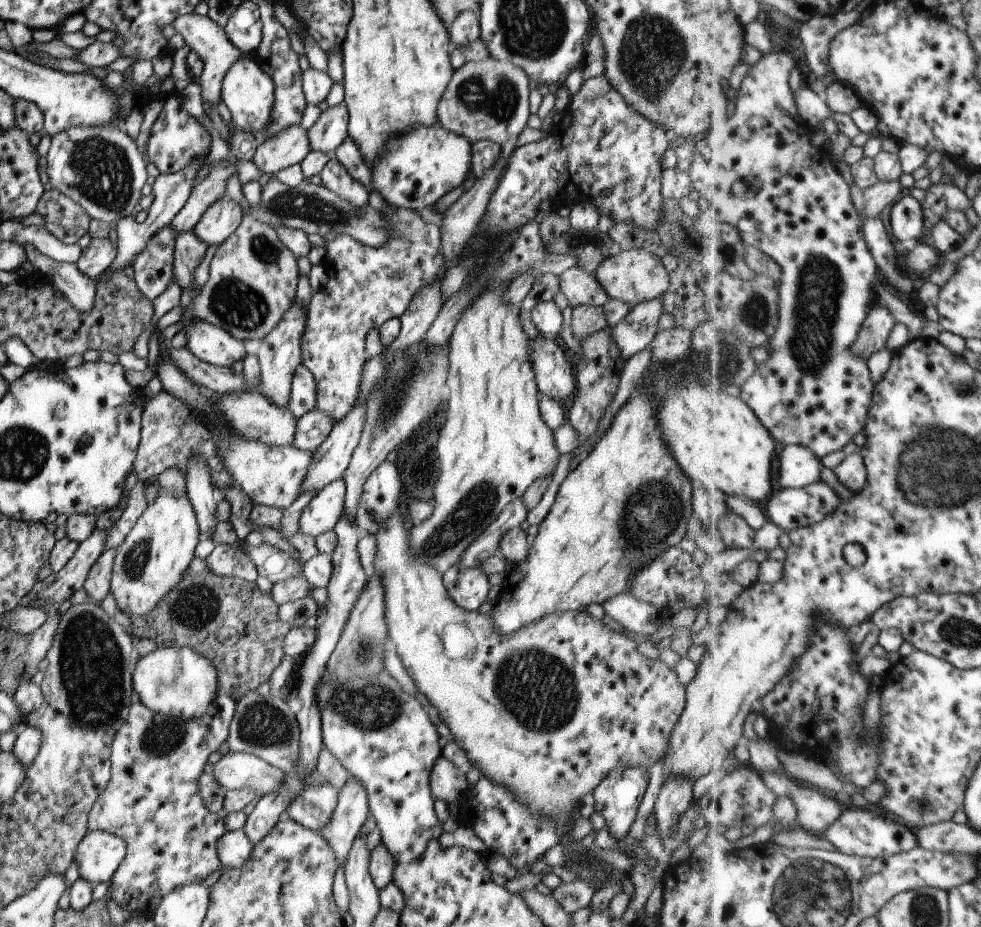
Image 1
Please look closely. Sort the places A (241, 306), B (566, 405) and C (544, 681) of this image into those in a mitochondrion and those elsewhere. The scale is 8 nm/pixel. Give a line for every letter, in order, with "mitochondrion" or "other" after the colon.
A: mitochondrion
B: other
C: mitochondrion

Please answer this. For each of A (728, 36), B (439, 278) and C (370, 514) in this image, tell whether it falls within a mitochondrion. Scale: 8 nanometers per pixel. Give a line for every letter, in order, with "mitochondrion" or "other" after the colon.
A: other
B: other
C: mitochondrion

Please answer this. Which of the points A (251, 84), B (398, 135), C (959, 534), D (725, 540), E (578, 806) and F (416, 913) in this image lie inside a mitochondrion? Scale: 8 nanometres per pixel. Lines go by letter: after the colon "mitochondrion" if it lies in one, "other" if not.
A: other
B: other
C: other
D: other
E: other
F: other

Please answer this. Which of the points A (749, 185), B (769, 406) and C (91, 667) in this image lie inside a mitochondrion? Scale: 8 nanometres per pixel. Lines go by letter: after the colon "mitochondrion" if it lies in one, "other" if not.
A: other
B: other
C: mitochondrion

